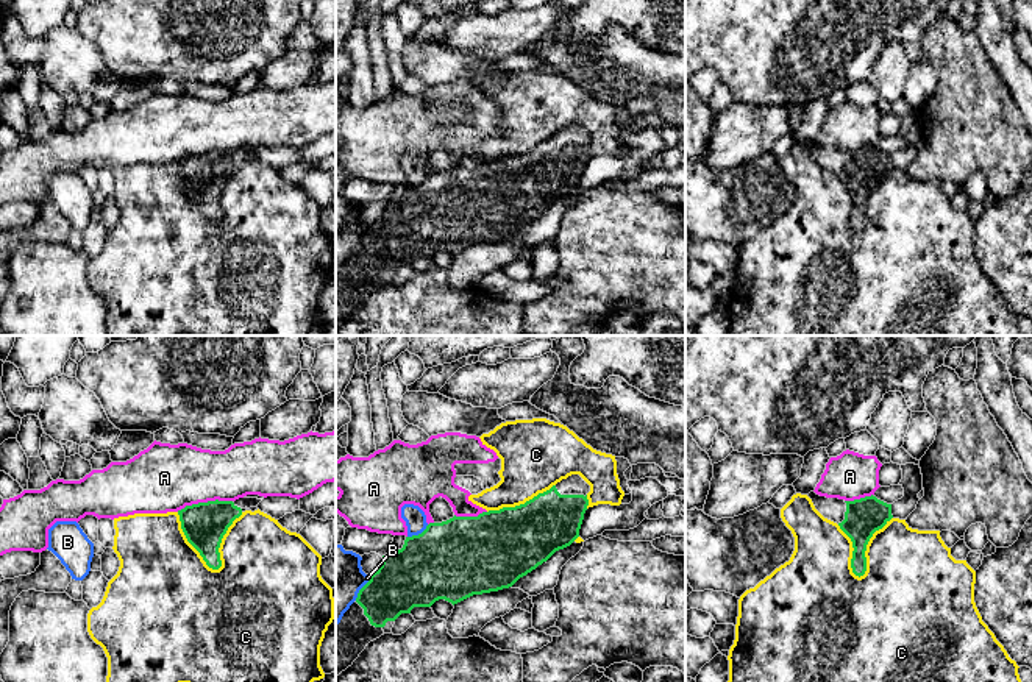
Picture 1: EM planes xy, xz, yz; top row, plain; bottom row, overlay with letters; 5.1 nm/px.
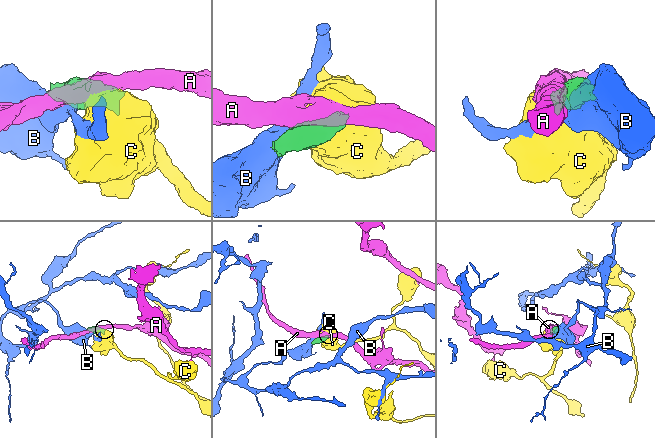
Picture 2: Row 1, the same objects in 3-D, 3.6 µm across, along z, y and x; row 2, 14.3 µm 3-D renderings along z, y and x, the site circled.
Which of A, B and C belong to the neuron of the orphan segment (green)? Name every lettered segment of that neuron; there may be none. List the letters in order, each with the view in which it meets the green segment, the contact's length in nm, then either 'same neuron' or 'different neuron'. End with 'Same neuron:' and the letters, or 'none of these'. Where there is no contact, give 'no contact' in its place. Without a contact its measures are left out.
A: xy | 300 nm | different neuron
B: xz | 150 nm | different neuron
C: xy | 360 nm | different neuron
Same neuron: none of these

